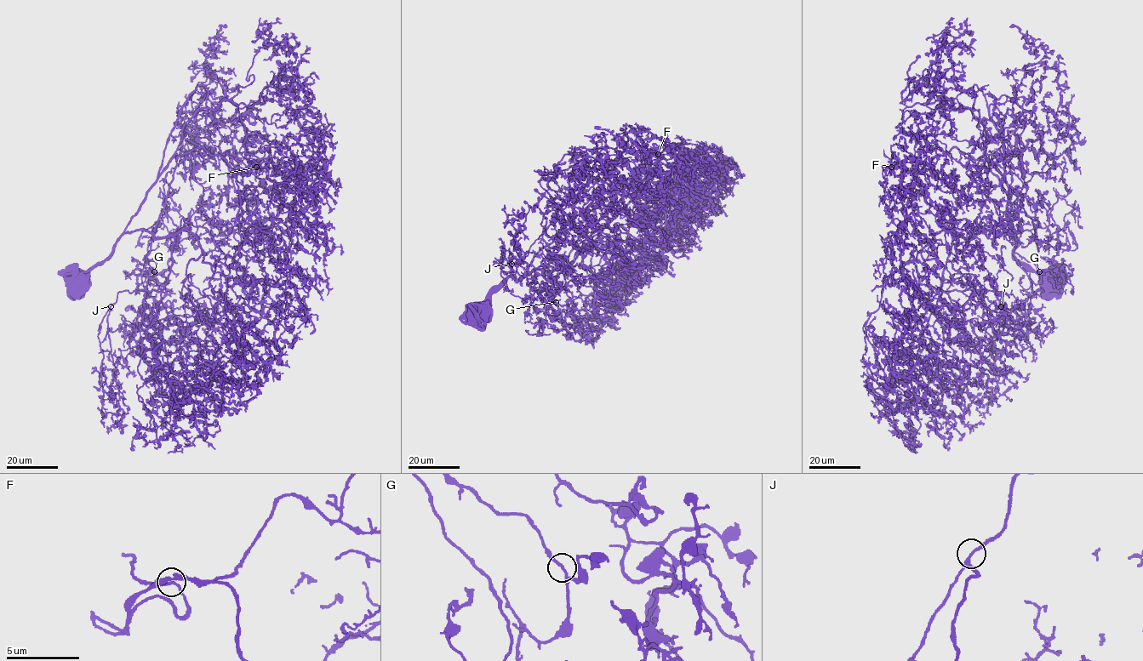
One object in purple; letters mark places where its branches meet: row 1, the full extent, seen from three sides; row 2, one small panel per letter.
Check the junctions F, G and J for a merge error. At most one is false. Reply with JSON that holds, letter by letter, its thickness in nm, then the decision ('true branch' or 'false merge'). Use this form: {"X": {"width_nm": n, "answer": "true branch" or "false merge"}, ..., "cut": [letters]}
{"F": {"width_nm": 170, "answer": "true branch"}, "G": {"width_nm": 180, "answer": "true branch"}, "J": {"width_nm": 190, "answer": "true branch"}, "cut": []}

